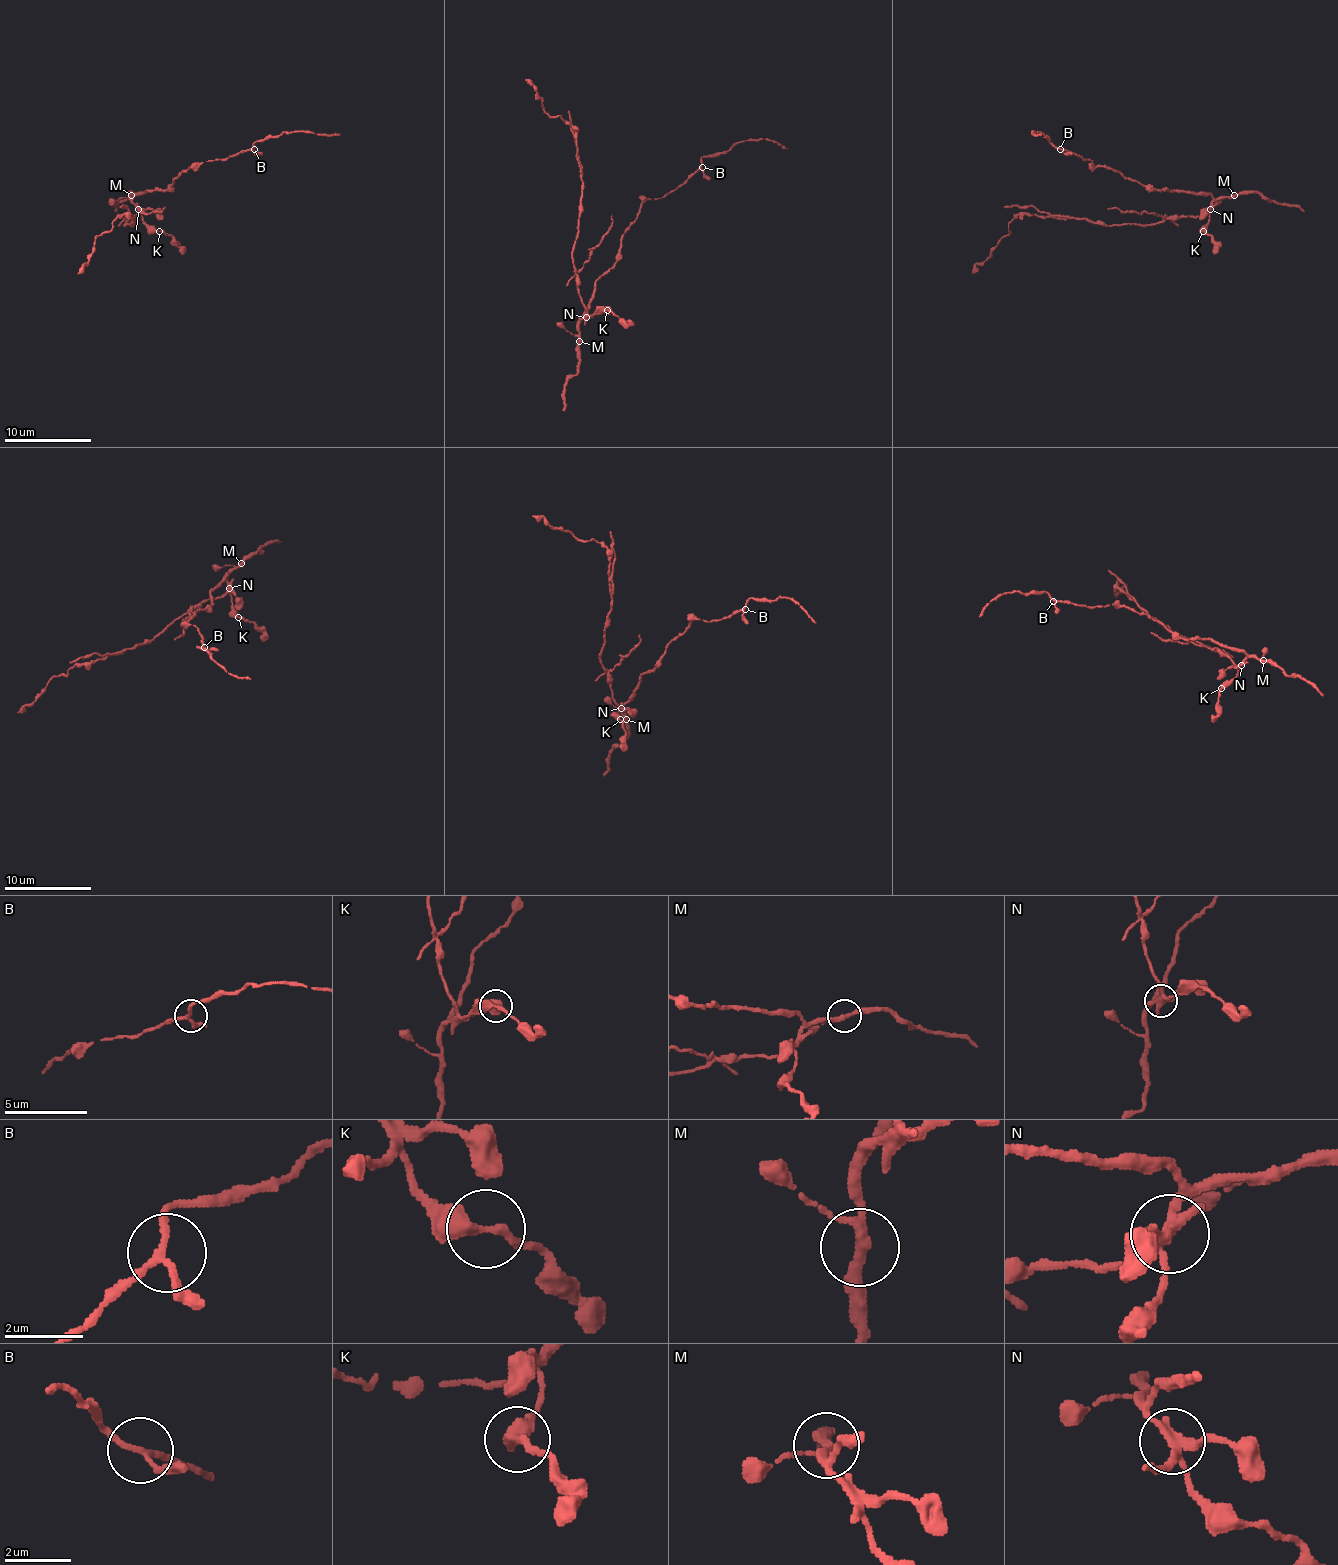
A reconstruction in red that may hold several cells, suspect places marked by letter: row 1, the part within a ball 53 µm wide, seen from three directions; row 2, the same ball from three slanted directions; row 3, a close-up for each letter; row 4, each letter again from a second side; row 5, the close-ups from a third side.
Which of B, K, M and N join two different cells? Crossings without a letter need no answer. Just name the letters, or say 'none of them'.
N

